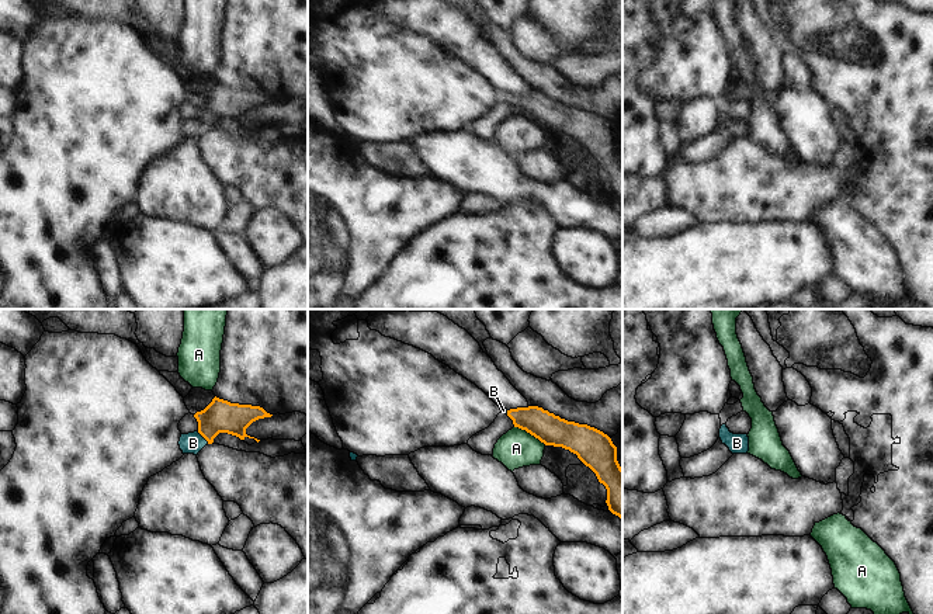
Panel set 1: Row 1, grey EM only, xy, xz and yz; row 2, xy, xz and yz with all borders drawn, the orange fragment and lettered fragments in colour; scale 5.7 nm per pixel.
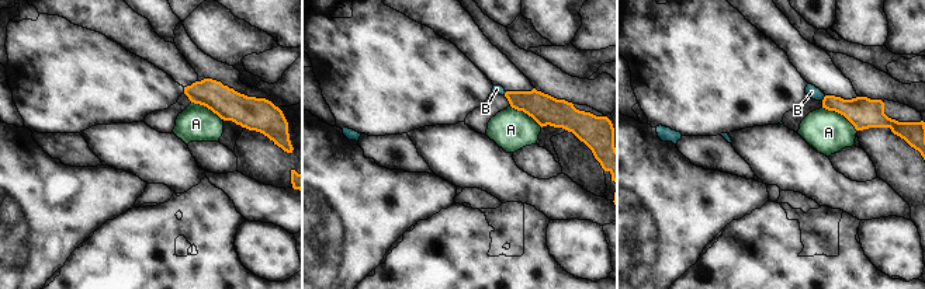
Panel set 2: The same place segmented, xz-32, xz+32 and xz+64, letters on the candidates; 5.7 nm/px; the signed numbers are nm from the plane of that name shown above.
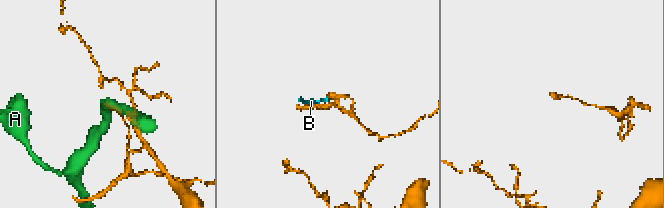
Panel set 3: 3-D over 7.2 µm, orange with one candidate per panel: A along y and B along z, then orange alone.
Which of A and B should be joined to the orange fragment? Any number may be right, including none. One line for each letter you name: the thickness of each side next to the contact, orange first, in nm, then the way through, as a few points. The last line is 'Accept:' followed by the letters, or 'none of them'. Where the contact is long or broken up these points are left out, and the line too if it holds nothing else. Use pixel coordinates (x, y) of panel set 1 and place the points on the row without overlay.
B: 190/120 nm | across xy (219, 101), (203, 121), (193, 128)
Accept: B

